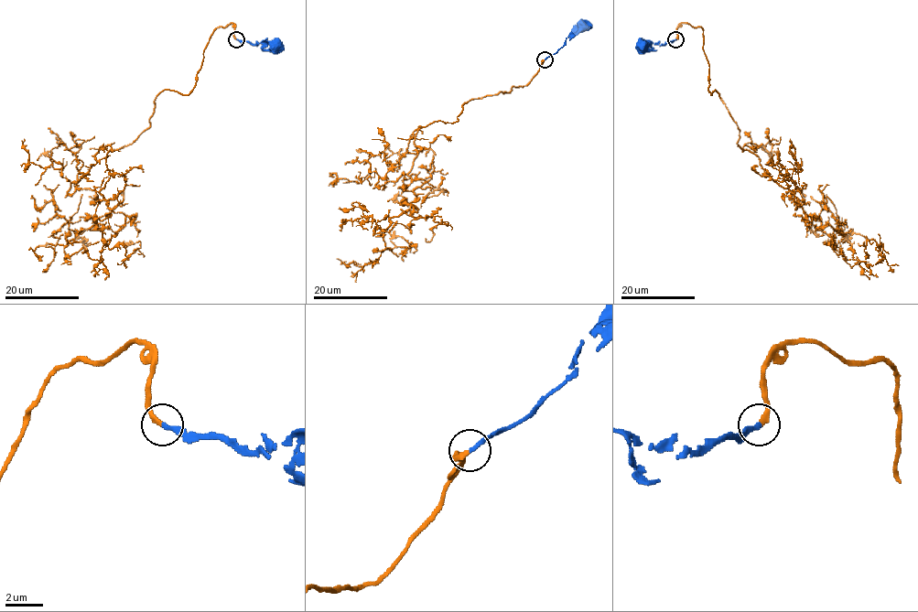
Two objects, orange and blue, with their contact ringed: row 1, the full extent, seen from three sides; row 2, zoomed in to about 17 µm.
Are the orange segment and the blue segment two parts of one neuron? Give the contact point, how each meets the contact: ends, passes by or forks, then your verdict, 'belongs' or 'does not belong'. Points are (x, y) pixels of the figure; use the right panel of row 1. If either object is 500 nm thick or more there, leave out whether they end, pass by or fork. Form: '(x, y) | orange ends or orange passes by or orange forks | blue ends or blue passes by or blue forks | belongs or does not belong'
(675, 39) | orange ends | blue ends | belongs

